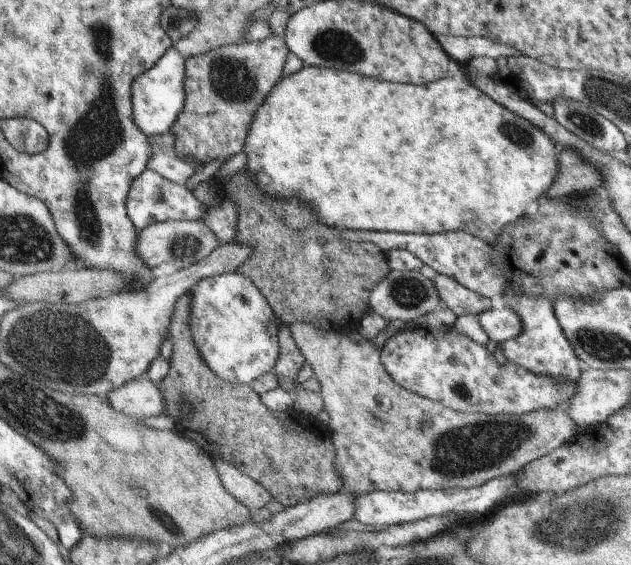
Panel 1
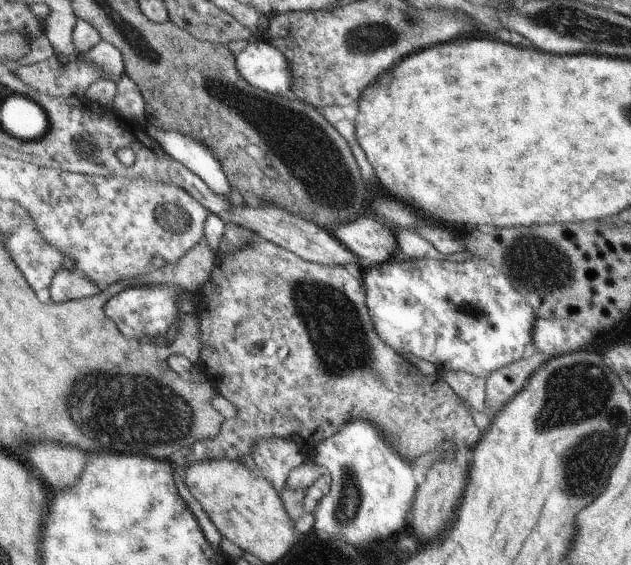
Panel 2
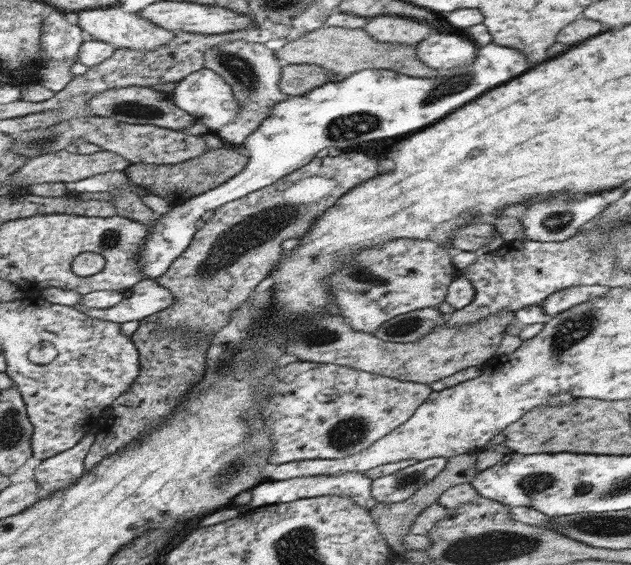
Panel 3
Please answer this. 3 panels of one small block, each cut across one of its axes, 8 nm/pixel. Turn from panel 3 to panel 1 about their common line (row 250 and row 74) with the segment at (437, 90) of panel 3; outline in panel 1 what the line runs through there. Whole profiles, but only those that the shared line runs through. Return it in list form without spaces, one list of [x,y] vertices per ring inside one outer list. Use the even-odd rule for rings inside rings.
[[[175,46],[168,49],[162,60],[146,73],[135,78],[133,82],[132,102],[134,120],[139,129],[148,137],[168,132],[176,117],[183,110],[186,101],[185,77],[186,59],[176,50]]]

